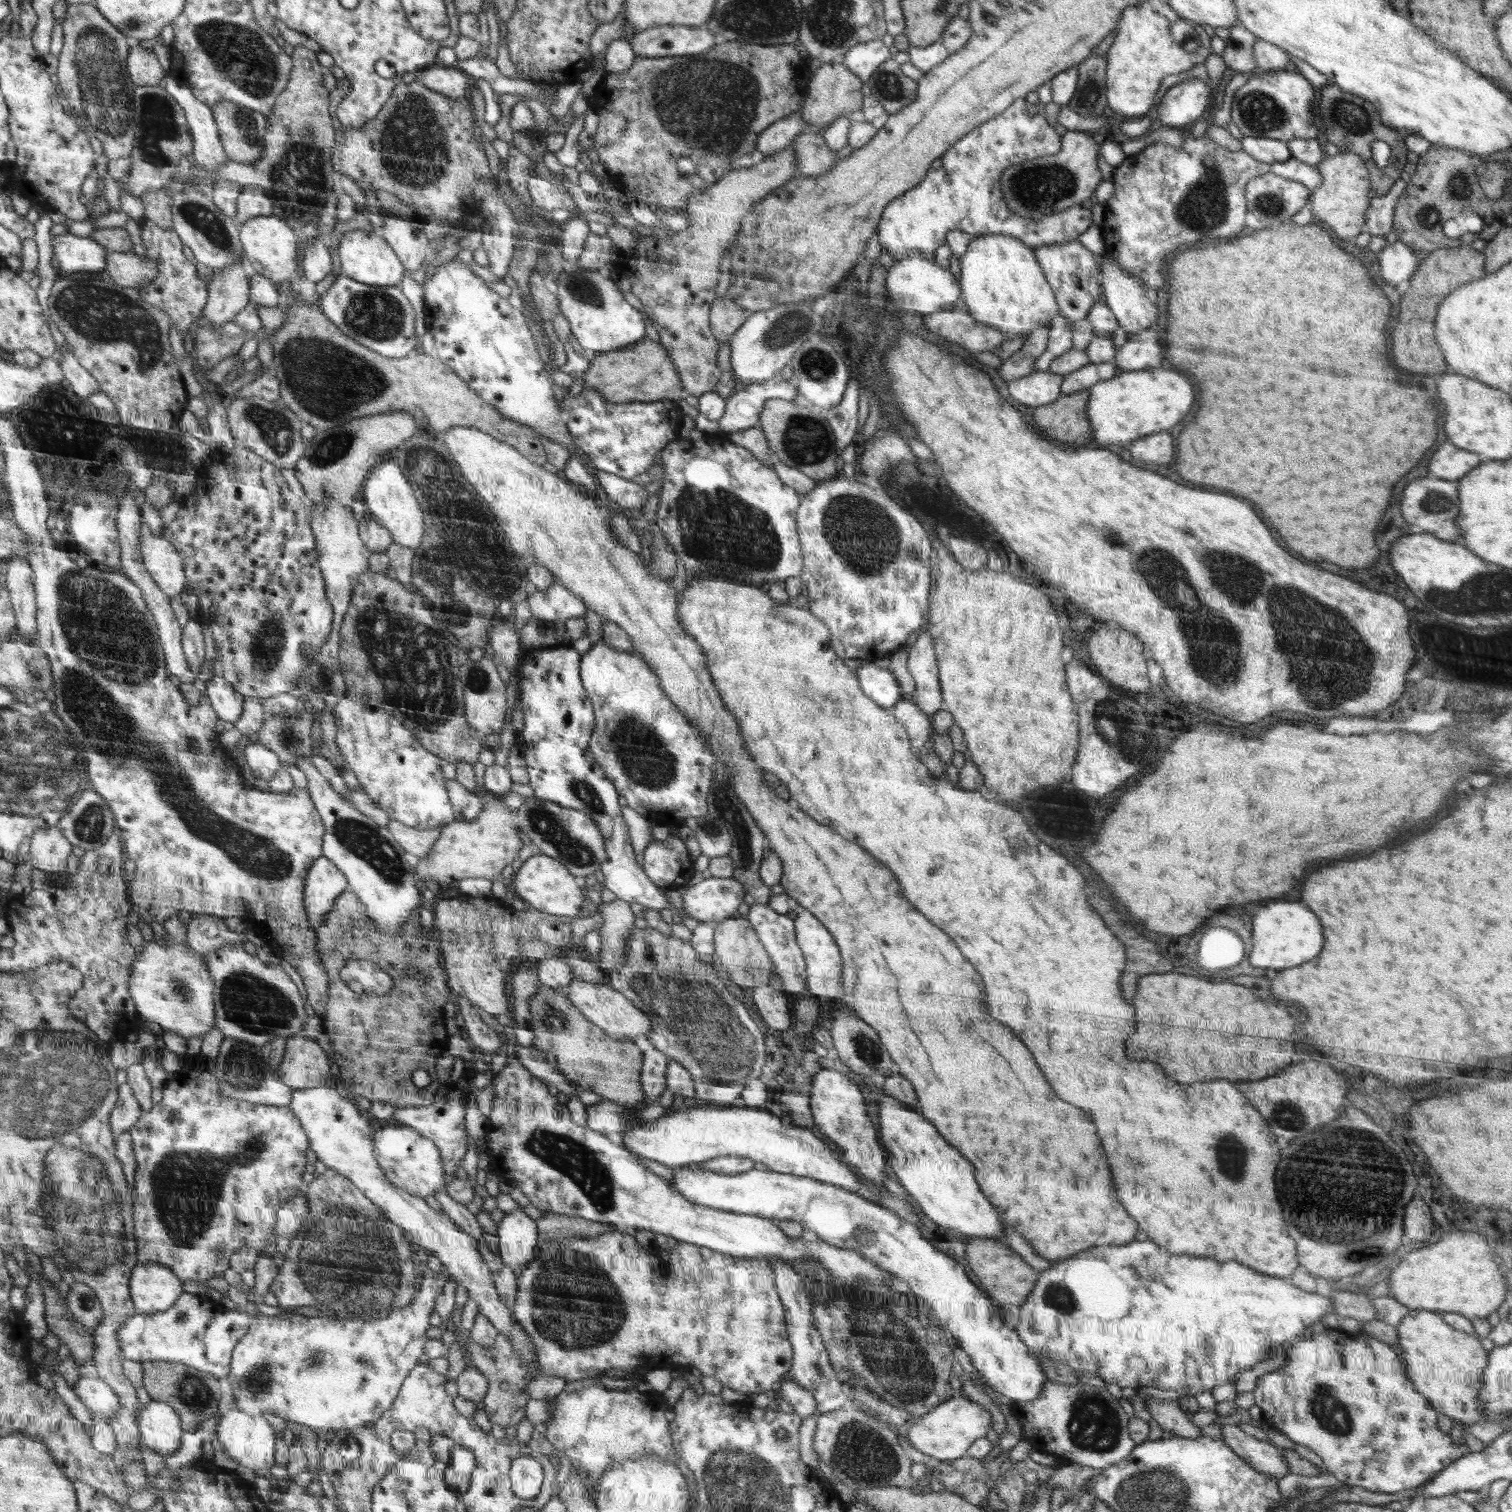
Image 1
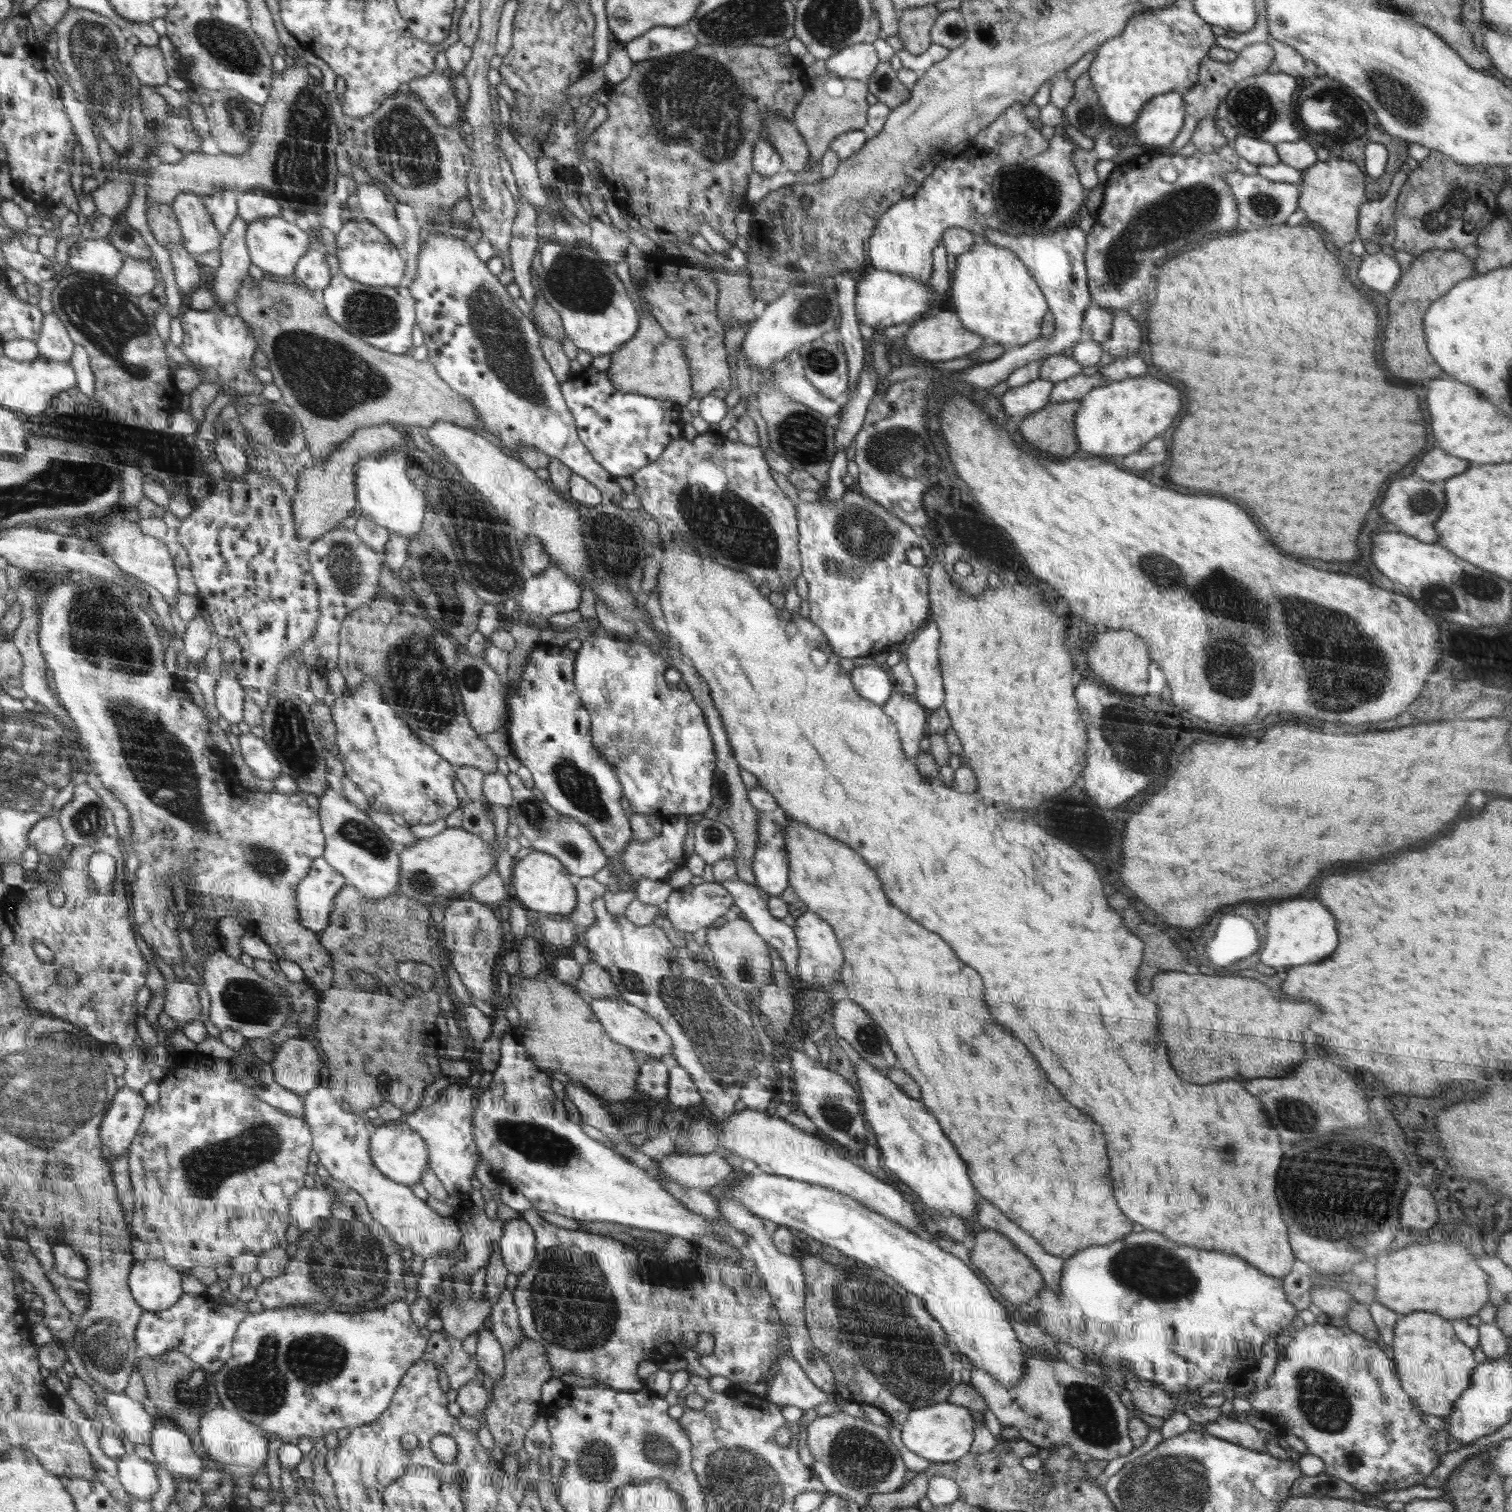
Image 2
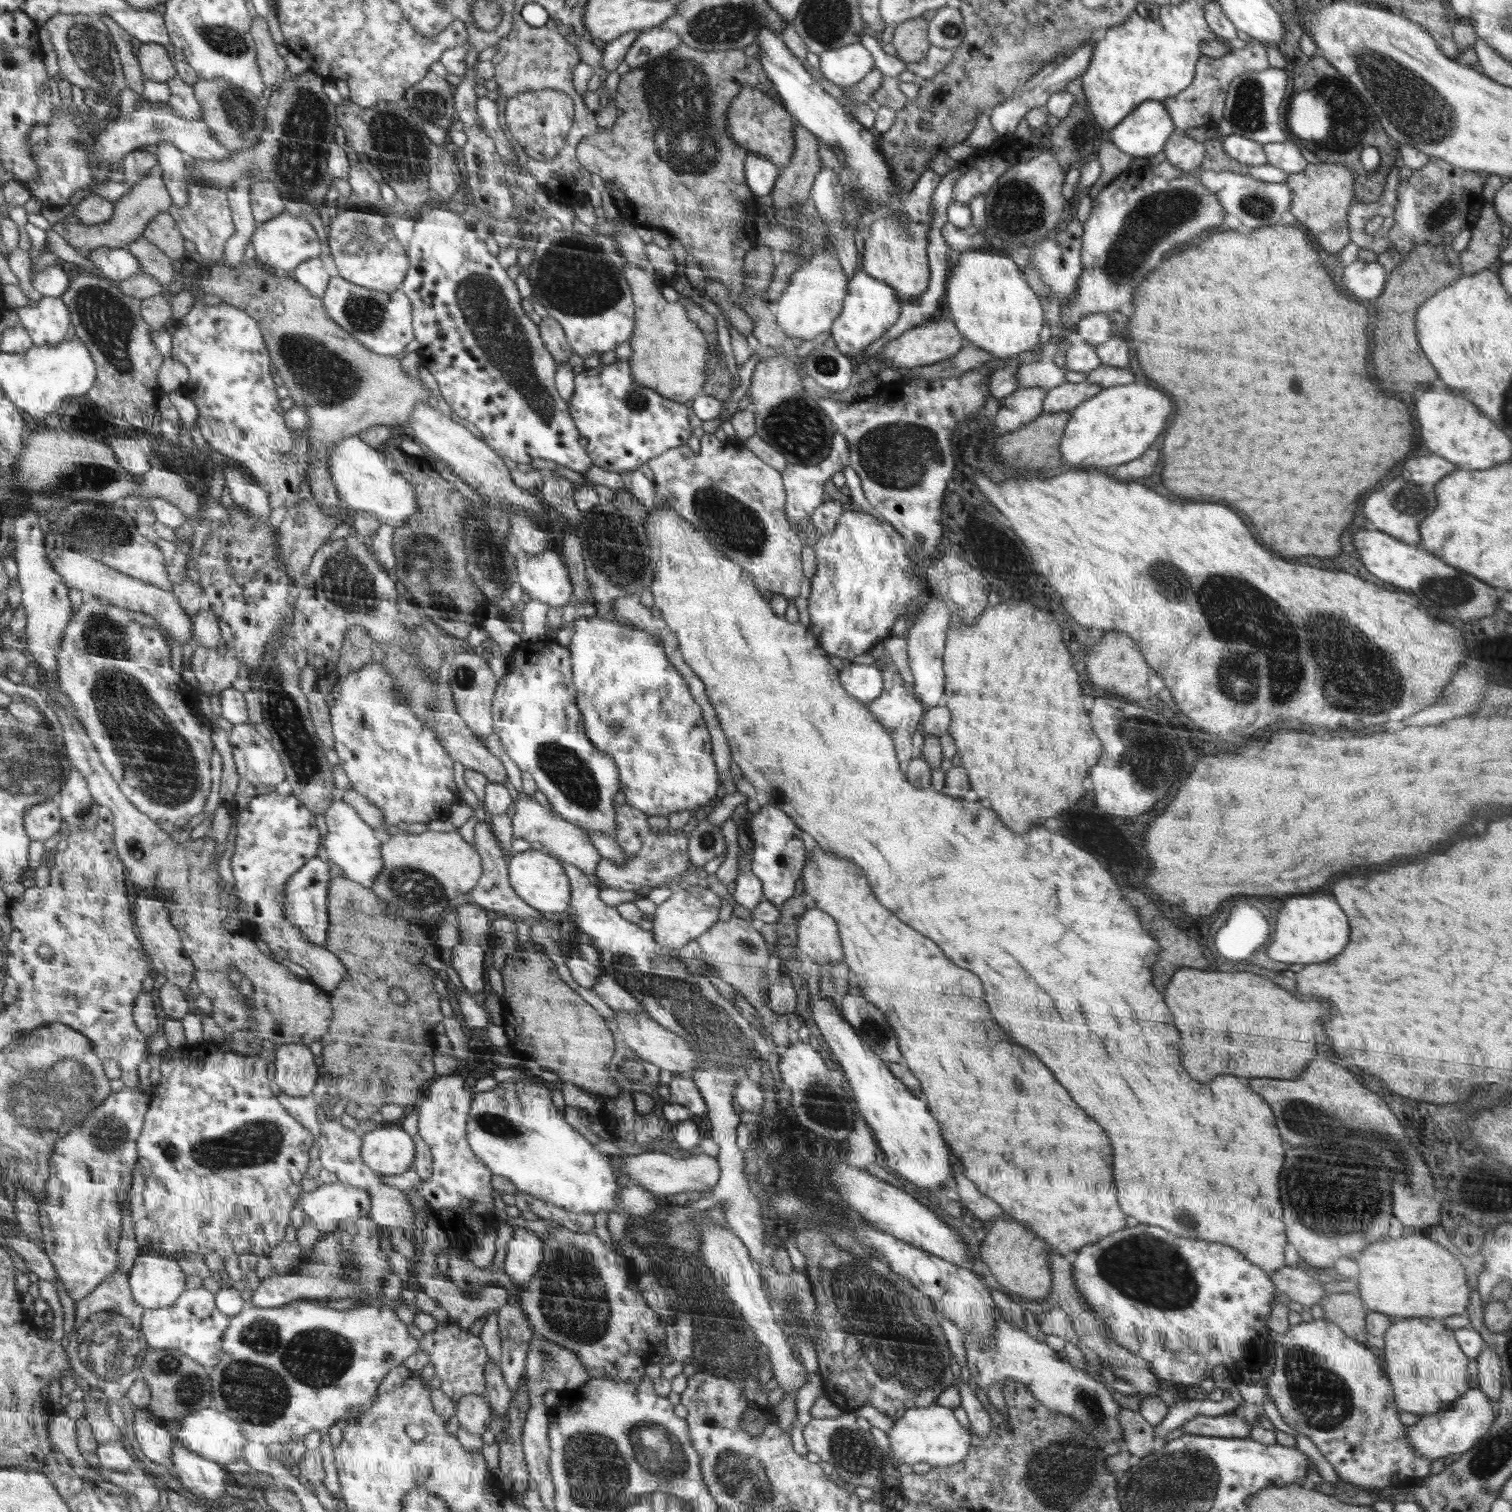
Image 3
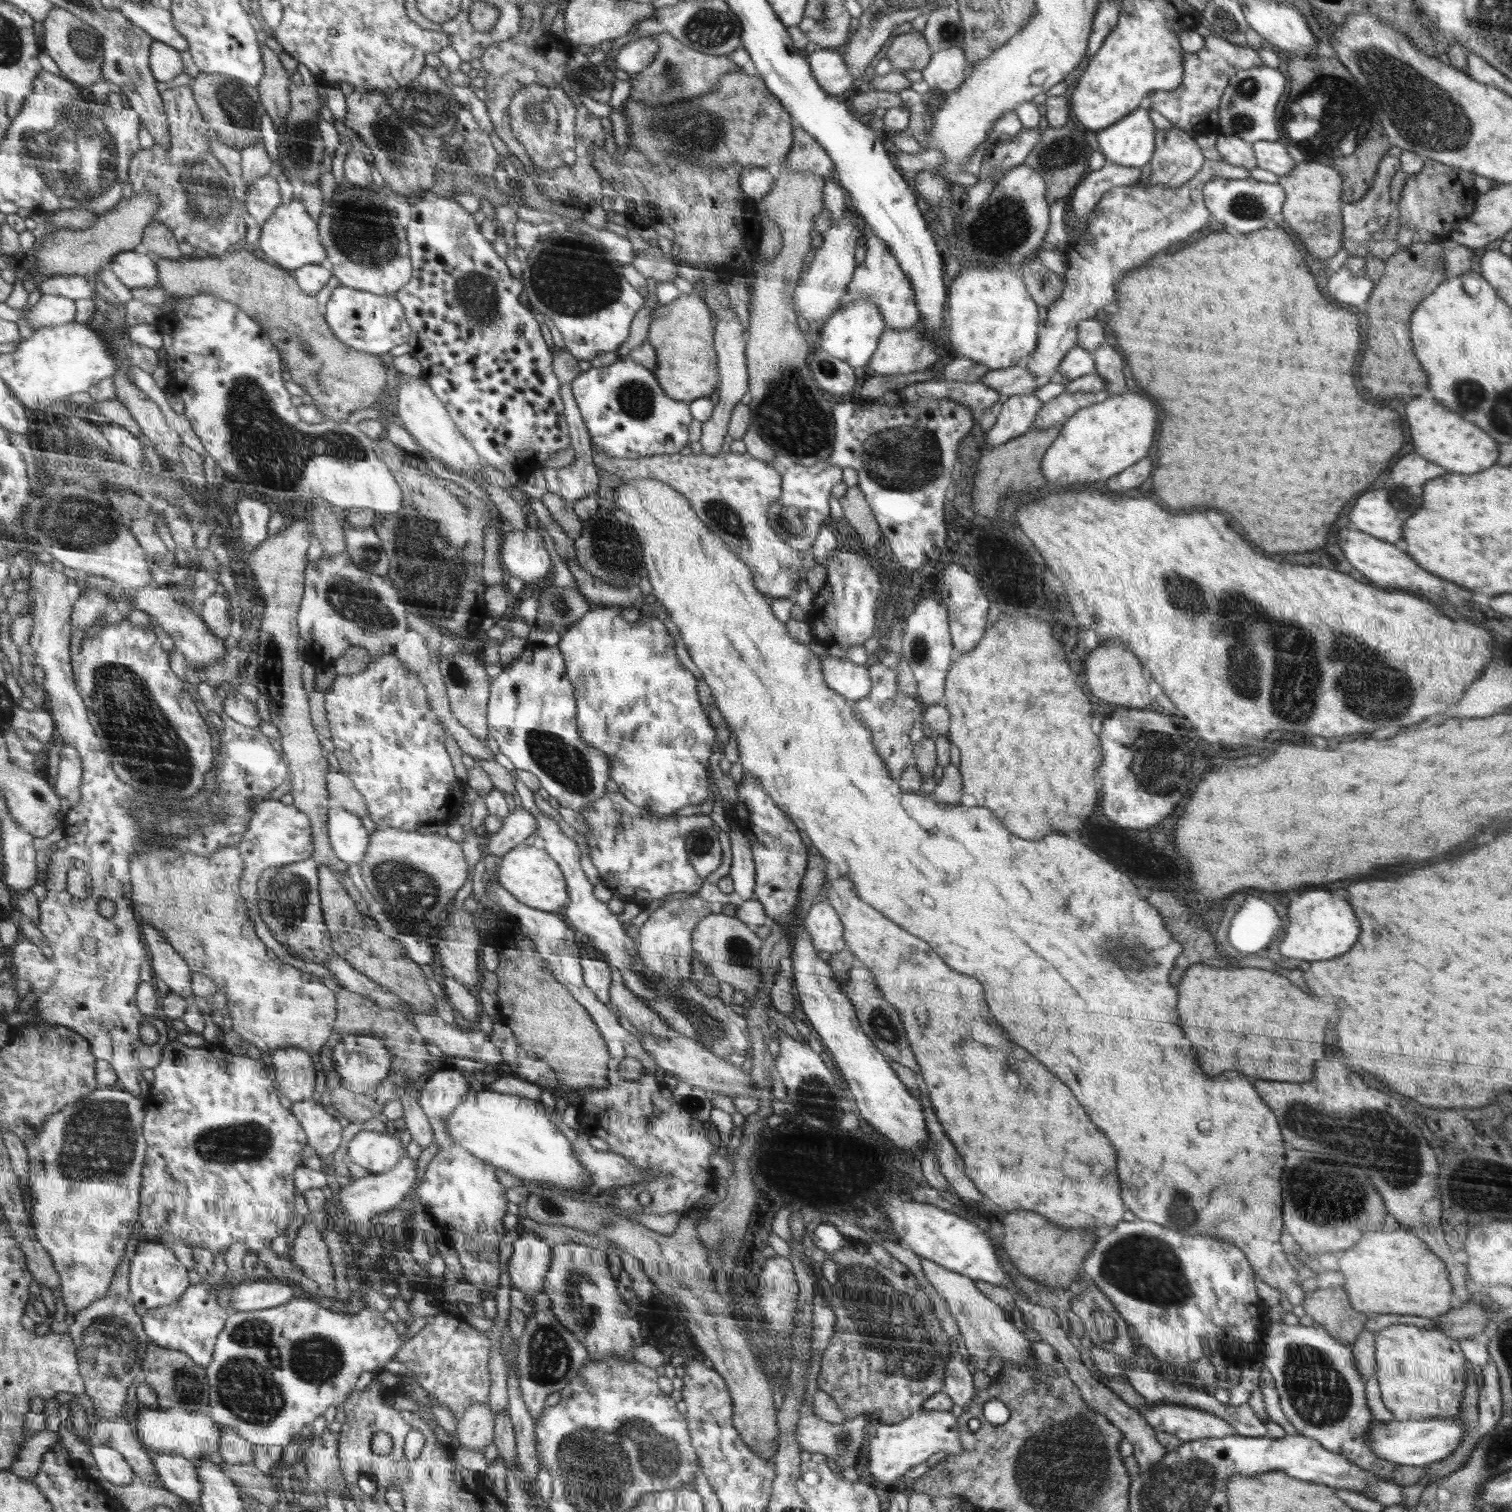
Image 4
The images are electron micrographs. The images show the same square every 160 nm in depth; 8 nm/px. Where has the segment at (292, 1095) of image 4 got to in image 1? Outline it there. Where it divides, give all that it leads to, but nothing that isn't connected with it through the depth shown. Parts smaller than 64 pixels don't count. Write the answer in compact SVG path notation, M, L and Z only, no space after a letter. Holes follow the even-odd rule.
M301 1034L285 1040L285 1054L278 1069L280 1081L290 1089L310 1089L328 1083L330 1062L322 1048Z

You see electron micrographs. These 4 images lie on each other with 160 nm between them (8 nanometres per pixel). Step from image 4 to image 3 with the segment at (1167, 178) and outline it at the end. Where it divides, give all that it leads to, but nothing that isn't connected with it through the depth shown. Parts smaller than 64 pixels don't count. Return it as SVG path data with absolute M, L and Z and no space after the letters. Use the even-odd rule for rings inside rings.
M1175 131L1169 136L1163 151L1167 162L1188 172L1201 165L1205 155L1205 146L1203 142L1198 142L1184 133Z

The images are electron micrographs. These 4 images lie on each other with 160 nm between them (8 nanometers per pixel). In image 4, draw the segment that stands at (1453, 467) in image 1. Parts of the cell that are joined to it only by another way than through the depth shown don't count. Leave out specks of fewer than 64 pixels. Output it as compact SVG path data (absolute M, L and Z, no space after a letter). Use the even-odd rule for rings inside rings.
M1408 454L1394 464L1390 472L1390 480L1394 484L1404 484L1404 486L1424 485L1425 482L1433 478L1442 476L1448 472L1445 468L1428 462L1425 458L1420 458L1418 454Z

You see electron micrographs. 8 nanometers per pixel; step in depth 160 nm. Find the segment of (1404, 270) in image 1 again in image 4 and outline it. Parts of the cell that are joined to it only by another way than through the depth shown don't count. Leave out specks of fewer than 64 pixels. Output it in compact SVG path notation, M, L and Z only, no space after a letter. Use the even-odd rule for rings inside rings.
M1342 267L1337 272L1331 272L1330 280L1326 282L1326 292L1330 298L1364 308L1370 293L1374 290L1375 284L1368 275L1356 276L1346 267Z

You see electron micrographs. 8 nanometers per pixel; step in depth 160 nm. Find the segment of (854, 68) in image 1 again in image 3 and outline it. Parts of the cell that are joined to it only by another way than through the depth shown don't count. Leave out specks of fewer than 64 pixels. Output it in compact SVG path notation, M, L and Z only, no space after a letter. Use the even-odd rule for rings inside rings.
M861 42L826 51L819 57L820 73L843 88L860 83L874 68L872 56Z

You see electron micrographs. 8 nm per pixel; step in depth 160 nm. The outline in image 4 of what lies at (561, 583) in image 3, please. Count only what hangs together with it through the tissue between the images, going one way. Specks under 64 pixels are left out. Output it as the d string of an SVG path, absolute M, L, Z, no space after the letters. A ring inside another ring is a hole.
M531 528L504 533L500 557L507 577L516 577L525 583L546 576L552 566L544 540Z

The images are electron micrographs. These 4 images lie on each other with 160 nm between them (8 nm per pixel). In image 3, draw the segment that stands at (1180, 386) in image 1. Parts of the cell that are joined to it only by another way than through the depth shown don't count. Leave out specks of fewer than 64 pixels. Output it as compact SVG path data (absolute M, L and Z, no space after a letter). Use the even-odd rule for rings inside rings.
M1132 382L1101 390L1096 396L1081 403L1071 412L1072 418L1069 419L1060 444L1063 463L1070 468L1104 470L1108 466L1120 466L1120 464L1142 456L1150 448L1150 444L1158 438L1158 434L1162 432L1164 422L1166 422L1168 414L1172 412L1172 402L1164 392L1150 388L1146 384Z

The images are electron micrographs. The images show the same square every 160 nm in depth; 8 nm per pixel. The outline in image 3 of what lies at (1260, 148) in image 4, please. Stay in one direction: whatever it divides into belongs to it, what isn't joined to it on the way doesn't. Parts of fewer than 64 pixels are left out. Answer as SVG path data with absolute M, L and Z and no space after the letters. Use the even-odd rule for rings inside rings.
M1269 142L1263 144L1263 151L1266 153L1268 164L1287 172L1289 175L1302 172L1308 162L1302 158L1298 146L1294 142Z

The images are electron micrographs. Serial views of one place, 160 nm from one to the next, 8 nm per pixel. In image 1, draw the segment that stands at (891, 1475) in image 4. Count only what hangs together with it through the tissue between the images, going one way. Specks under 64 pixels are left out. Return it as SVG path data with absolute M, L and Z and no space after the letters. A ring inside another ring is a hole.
M959 1395L934 1407L928 1414L918 1417L912 1428L908 1430L908 1437L909 1443L916 1450L938 1461L953 1461L966 1456L965 1452L976 1440L986 1437L990 1427L992 1427L992 1413L989 1409L985 1408L985 1405Z

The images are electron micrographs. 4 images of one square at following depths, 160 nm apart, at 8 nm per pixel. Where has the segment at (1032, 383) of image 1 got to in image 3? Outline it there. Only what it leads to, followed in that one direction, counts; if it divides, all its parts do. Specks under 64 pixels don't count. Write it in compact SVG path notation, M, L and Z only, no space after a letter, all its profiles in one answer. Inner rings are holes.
M1034 386L1018 388L1000 400L1000 408L994 418L996 430L1000 435L1017 431L1025 424L1032 423L1043 412L1045 396L1048 391Z

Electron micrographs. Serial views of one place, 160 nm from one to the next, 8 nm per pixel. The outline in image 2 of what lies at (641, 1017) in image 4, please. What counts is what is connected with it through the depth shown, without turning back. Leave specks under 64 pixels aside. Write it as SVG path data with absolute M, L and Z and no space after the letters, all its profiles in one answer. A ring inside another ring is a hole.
M590 960L590 963L583 964L583 971L575 986L584 994L587 994L589 998L620 997L610 973L592 960Z

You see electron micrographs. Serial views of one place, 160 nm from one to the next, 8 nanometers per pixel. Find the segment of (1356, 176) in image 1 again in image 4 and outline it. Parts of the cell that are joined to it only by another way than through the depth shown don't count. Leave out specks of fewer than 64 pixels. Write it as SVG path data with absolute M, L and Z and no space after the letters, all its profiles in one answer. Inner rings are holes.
M1298 164L1286 176L1279 176L1277 183L1284 189L1286 200L1281 208L1285 222L1294 234L1300 236L1304 248L1318 259L1327 262L1342 248L1343 222L1341 219L1342 177L1329 165Z

